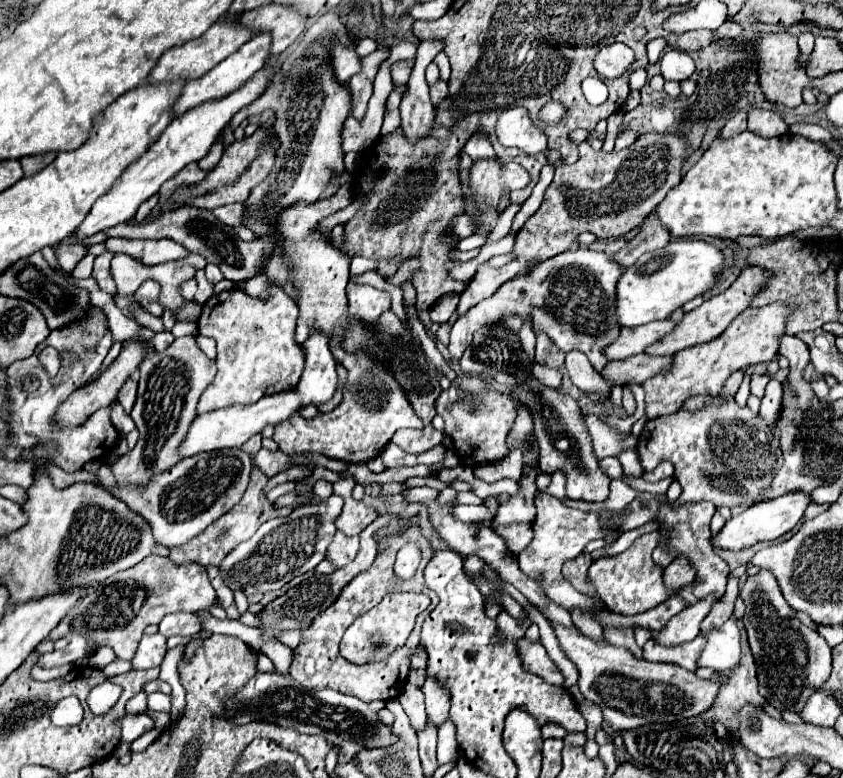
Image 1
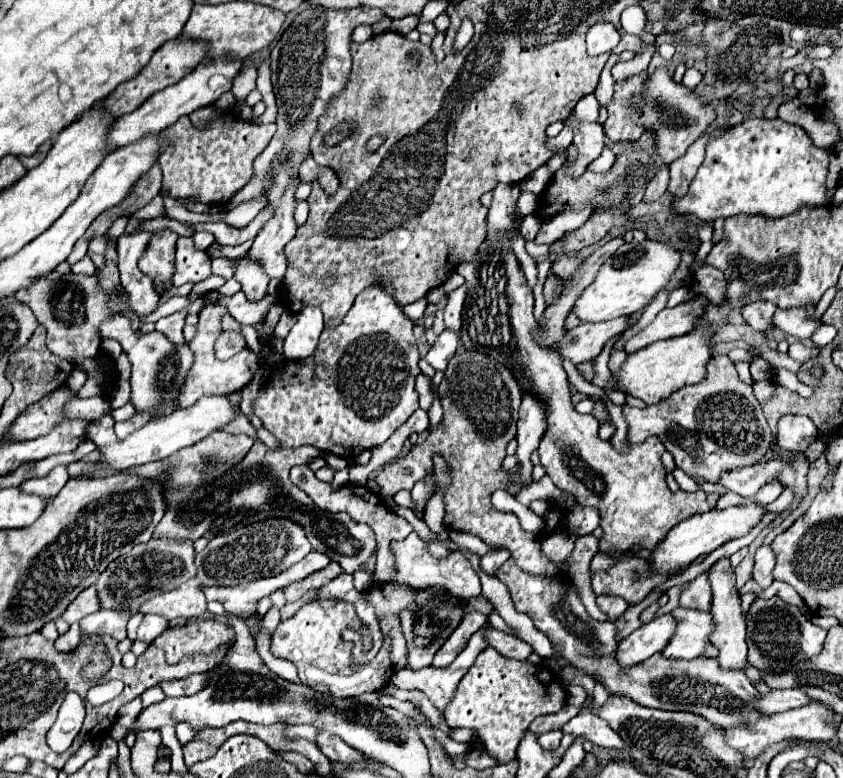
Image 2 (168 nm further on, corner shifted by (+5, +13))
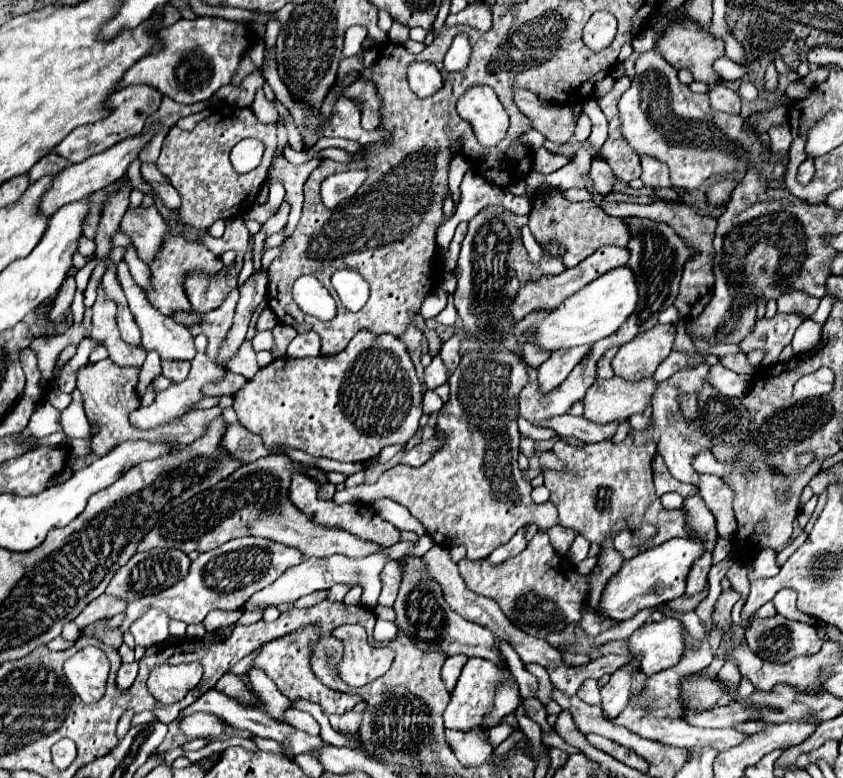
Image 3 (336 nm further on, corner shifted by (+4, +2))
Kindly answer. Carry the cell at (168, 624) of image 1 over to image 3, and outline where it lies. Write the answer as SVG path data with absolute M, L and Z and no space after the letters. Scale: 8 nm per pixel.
M236 538L230 540L206 554L200 554L192 566L186 578L182 578L176 586L154 594L154 596L146 596L142 600L130 602L126 608L126 616L120 624L122 632L128 632L128 626L138 620L140 616L144 616L150 608L160 608L164 610L170 618L174 620L184 620L186 624L196 624L202 622L206 618L206 614L214 608L222 608L222 610L238 610L244 606L244 602L258 590L270 586L276 578L280 578L280 574L290 568L296 566L304 560L304 554L298 548L274 542L274 540L266 540L266 538Z

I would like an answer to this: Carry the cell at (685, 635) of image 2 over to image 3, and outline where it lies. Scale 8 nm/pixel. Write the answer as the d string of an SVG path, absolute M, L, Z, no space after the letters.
M664 618L660 622L646 624L638 628L628 638L628 648L632 656L640 656L642 672L652 676L666 668L672 668L684 656L686 628L676 618Z

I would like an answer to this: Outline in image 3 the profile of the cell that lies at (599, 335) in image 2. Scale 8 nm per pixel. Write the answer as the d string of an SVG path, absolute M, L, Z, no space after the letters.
M578 346L578 348L566 348L566 350L558 350L552 352L550 358L546 362L540 364L538 368L538 382L542 392L550 392L554 390L560 382L564 382L568 378L568 374L574 370L574 366L578 362L582 362L582 358L586 354L590 354L592 346Z

